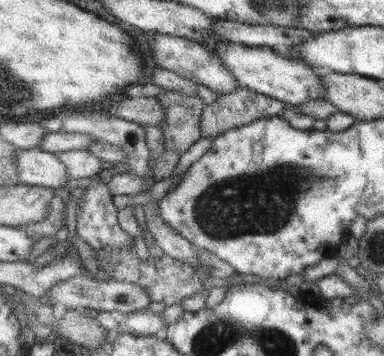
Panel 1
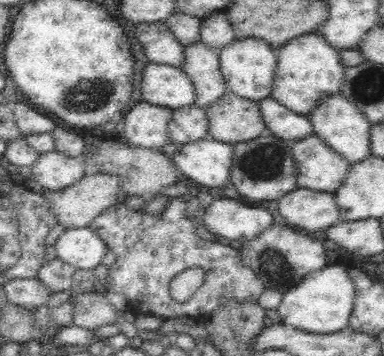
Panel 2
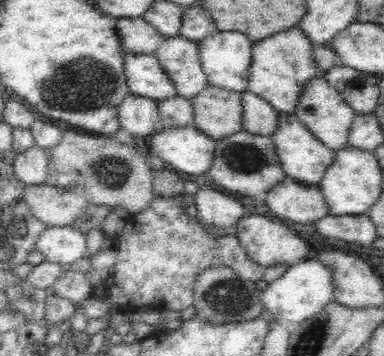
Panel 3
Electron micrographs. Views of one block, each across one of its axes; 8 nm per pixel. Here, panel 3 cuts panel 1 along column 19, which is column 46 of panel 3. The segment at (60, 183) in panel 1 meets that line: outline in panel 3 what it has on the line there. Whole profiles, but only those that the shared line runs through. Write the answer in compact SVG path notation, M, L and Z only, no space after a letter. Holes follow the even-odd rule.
M32 146L26 152L20 152L14 162L14 172L20 182L26 186L42 186L50 180L50 154L46 148Z

